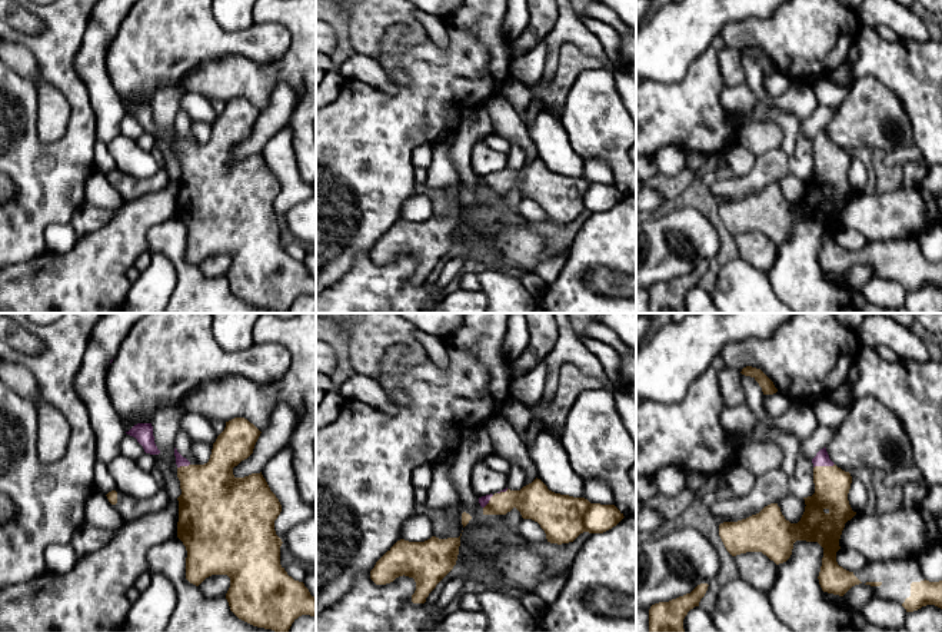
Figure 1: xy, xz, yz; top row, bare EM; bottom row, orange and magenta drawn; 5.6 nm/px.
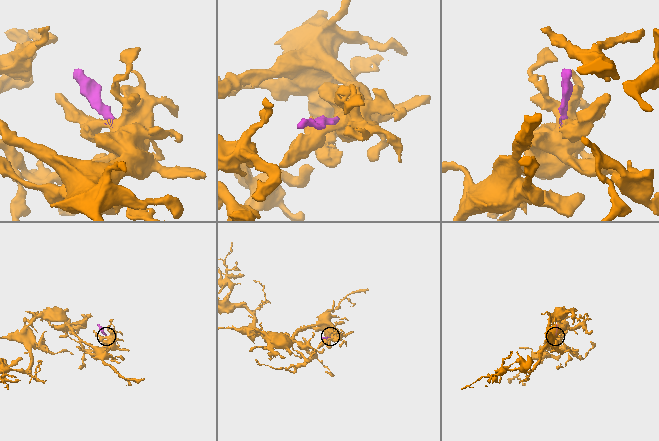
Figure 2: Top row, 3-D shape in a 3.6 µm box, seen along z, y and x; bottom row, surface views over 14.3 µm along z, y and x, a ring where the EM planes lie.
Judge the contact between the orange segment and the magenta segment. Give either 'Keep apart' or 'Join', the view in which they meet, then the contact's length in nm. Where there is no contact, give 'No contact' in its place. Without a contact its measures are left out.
Join. Touches orange in yz. Shared border 120 nm

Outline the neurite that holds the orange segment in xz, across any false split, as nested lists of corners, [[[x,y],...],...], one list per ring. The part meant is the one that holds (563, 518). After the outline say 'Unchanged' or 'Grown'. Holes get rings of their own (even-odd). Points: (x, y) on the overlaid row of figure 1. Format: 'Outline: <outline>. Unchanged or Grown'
Outline: [[[540,480],[520,490],[503,489],[479,498],[483,515],[506,515],[516,508],[523,519],[540,525],[550,543],[573,542],[580,533],[603,533],[625,516],[615,505],[590,503],[585,498],[555,493]]]. Grown

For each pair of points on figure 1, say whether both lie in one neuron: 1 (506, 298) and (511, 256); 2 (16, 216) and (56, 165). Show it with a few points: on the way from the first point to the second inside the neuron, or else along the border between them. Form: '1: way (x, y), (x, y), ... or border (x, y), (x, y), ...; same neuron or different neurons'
1: border (489, 268), (496, 270); different neurons
2: way (29, 203), (50, 182), (50, 178); same neuron

